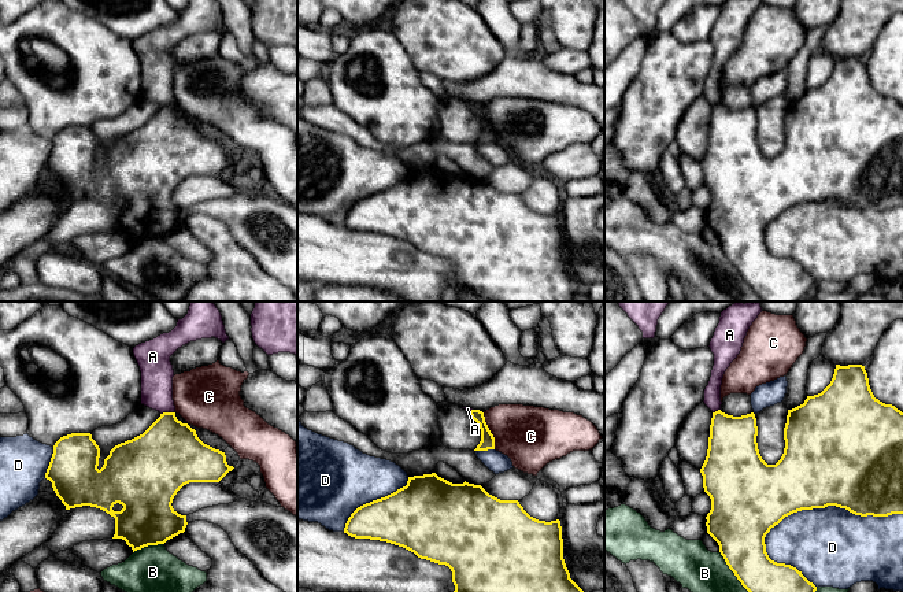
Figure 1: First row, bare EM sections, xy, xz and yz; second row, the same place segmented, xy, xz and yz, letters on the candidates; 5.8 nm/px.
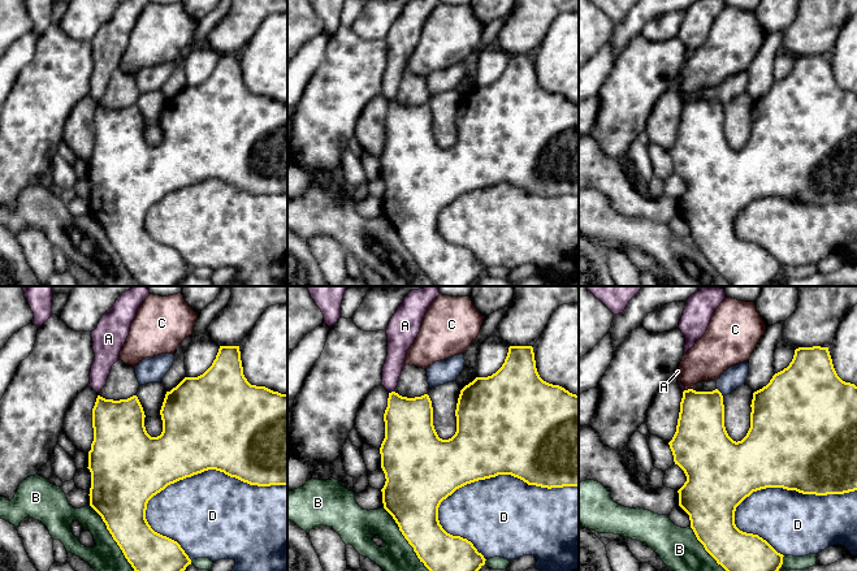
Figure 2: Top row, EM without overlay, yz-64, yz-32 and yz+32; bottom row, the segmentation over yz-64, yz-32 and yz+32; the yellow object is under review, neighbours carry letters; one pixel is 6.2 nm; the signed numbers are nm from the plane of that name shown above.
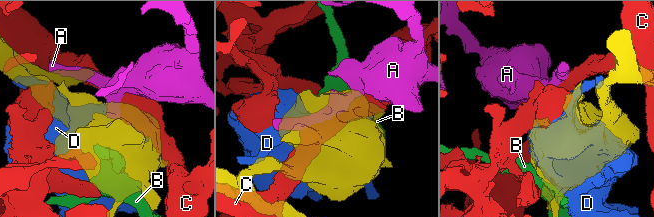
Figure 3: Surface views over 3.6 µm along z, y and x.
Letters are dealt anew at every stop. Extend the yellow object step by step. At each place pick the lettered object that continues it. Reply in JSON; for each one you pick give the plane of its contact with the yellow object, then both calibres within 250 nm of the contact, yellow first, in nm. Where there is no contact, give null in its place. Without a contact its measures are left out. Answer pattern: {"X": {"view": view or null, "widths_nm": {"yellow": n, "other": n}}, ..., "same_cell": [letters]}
{"same_cell": []}

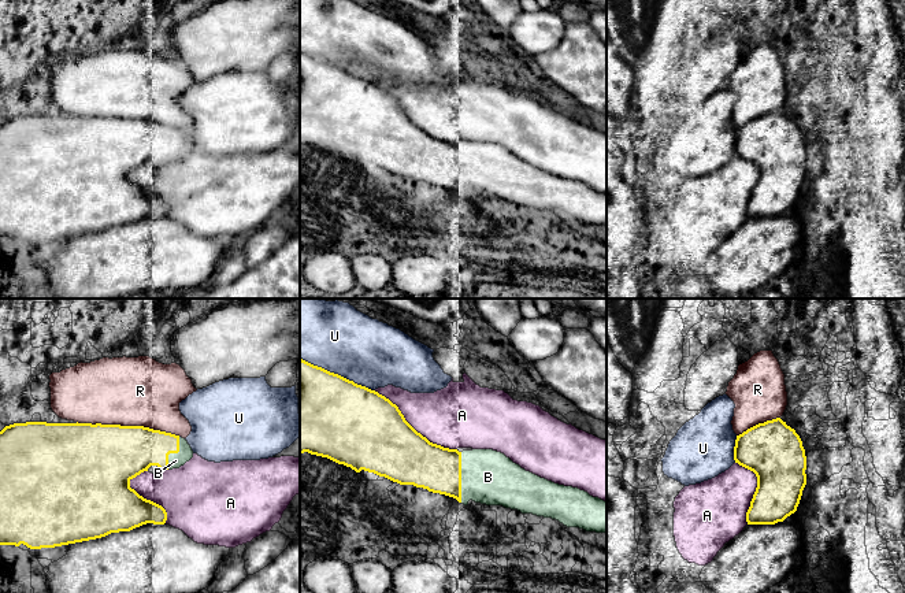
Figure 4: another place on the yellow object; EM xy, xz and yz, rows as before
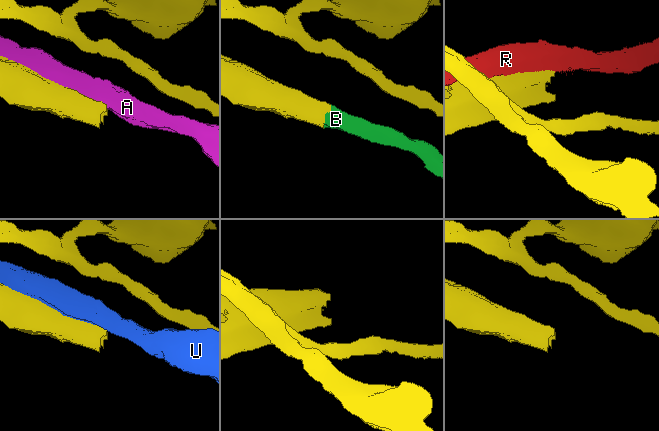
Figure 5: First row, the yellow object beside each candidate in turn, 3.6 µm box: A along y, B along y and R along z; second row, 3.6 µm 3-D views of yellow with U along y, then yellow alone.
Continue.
{"B": {"view": "xz", "widths_nm": {"yellow": 280, "other": 320}}, "same_cell": ["B"]}

